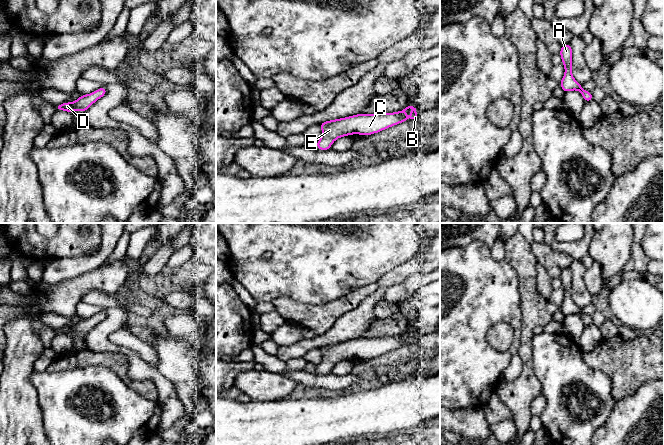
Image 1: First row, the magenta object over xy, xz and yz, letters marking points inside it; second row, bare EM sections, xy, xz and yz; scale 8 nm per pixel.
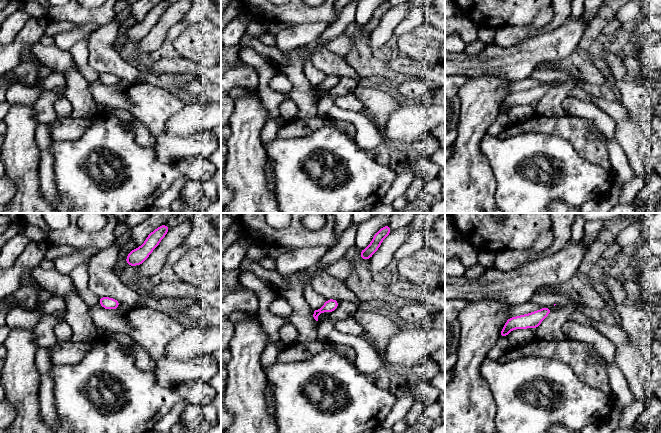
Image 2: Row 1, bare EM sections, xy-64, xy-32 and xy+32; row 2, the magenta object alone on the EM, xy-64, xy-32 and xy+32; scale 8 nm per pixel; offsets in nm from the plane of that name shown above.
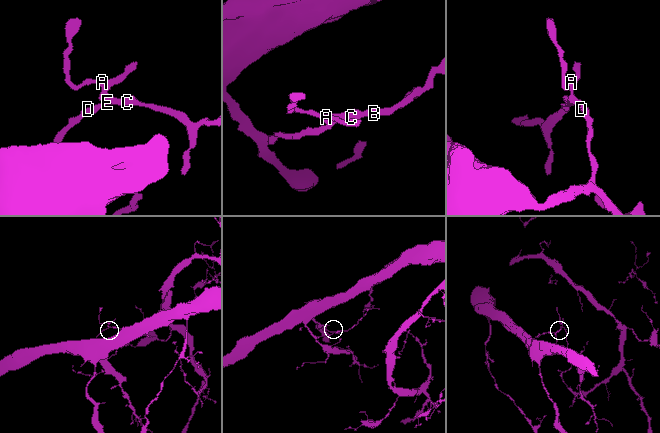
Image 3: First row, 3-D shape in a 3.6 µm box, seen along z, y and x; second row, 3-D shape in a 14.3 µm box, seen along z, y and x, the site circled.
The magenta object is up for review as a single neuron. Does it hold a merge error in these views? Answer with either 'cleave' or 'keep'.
keep

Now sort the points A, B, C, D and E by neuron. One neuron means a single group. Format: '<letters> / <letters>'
A B C D E

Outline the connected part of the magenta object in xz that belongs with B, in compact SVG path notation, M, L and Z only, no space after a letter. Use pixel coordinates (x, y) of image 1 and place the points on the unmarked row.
M413 330L394 337L357 338L325 345L319 348L323 357L317 365L317 374L330 374L332 367L339 361L351 358L371 359L406 344L418 344L417 334Z

